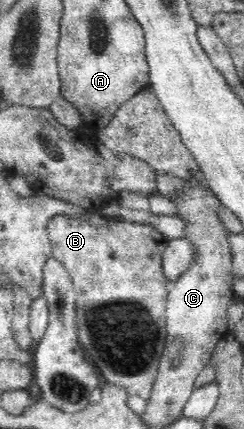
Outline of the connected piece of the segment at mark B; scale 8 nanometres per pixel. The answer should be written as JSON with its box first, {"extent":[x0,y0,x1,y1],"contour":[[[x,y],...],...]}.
{"extent":[47,211,168,398],"contour":[[[86,211],[82,218],[72,218],[69,214],[54,215],[47,226],[53,257],[60,260],[72,277],[74,290],[76,294],[76,328],[78,328],[78,339],[86,357],[92,362],[98,370],[100,377],[108,383],[119,385],[129,394],[139,395],[140,397],[149,398],[151,391],[158,375],[158,365],[162,353],[165,351],[167,341],[166,329],[166,301],[168,299],[168,279],[164,276],[162,268],[163,254],[166,252],[168,241],[162,236],[159,230],[146,223],[128,222],[107,218],[98,211]]]}

